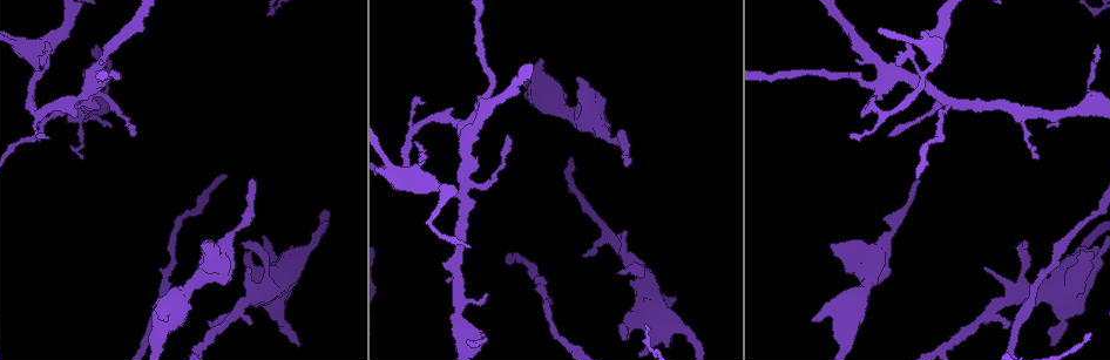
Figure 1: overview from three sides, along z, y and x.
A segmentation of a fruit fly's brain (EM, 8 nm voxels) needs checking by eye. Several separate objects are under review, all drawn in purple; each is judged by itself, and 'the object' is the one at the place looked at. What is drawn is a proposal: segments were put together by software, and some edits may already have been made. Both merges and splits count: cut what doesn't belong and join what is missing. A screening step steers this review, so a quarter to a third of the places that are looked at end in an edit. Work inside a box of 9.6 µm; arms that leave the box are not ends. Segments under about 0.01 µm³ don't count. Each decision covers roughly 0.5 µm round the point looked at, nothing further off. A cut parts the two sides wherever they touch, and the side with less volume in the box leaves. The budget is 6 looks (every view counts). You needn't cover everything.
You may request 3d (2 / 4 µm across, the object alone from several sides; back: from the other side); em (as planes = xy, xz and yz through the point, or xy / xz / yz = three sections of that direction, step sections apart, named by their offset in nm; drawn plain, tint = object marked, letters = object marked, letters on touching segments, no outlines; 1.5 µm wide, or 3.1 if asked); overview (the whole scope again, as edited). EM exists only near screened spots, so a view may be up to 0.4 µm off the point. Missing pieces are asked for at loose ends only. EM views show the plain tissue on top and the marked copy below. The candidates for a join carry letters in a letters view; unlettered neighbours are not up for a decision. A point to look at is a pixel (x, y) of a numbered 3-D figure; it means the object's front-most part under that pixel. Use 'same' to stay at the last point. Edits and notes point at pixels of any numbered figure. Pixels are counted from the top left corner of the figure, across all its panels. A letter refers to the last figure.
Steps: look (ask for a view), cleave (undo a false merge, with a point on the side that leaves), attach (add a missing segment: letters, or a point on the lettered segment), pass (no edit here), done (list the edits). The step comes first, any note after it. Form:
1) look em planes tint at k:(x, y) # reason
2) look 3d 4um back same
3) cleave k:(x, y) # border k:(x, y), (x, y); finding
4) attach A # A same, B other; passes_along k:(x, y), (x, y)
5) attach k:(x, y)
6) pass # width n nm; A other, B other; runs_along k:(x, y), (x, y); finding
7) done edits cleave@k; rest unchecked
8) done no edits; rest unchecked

look em xz step 4 tint at 1:(1023, 110) # abrupt turn

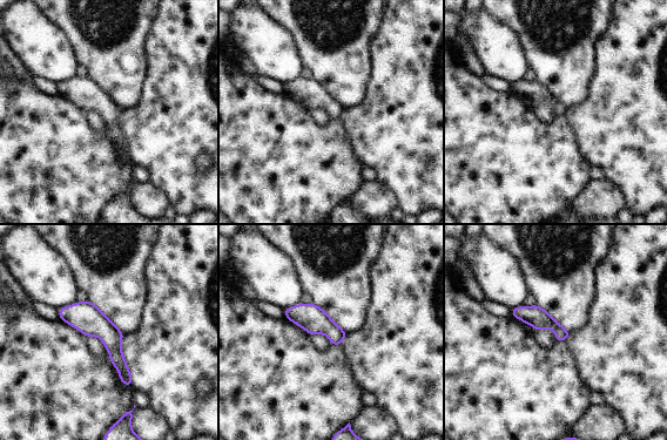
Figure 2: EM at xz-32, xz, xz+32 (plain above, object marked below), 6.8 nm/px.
look em planes letters same # another direction

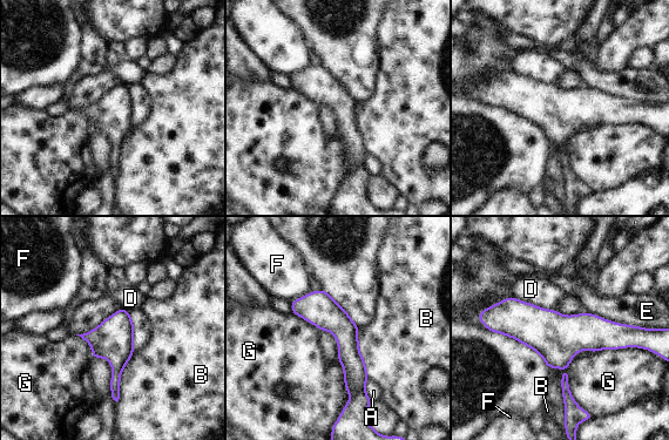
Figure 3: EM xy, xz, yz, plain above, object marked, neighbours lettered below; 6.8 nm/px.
pass # A other, B other, D other, E other, F other, G other; runs_along 3:(493, 323), (634, 334); one neuron here

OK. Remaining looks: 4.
look 3d 4um at 1:(580, 79) # an open end

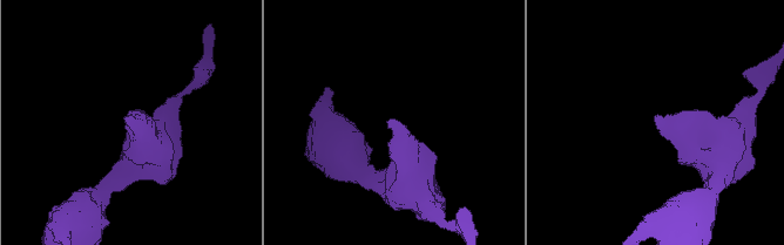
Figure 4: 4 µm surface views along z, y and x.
look em xy step 8 letters at 4:(129, 118) # need the tissue

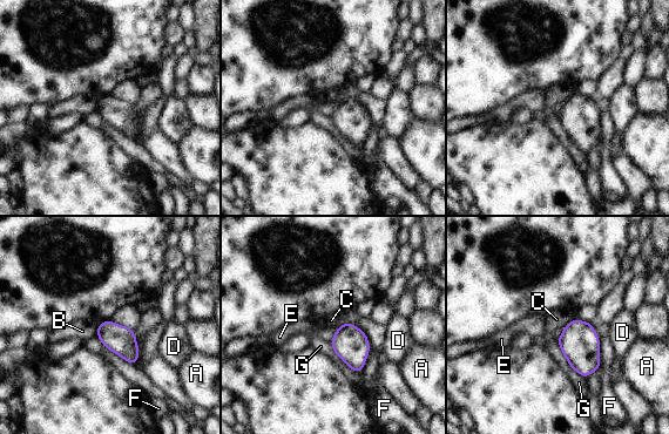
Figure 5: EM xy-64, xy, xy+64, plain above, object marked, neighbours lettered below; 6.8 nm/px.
look em planes letters same # cut it another way

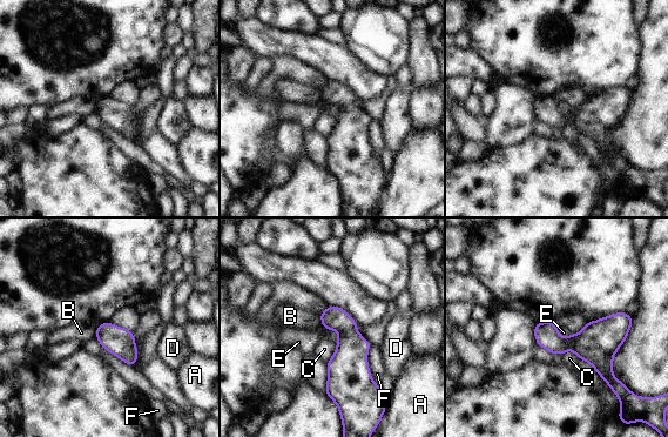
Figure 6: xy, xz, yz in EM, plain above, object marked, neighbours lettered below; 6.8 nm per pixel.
pass # longest_contact F 280 nm; A other, B other, C other, D other, E other, F other; no lettered segment goes on from it

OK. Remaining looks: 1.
done no edits; rest unchecked

